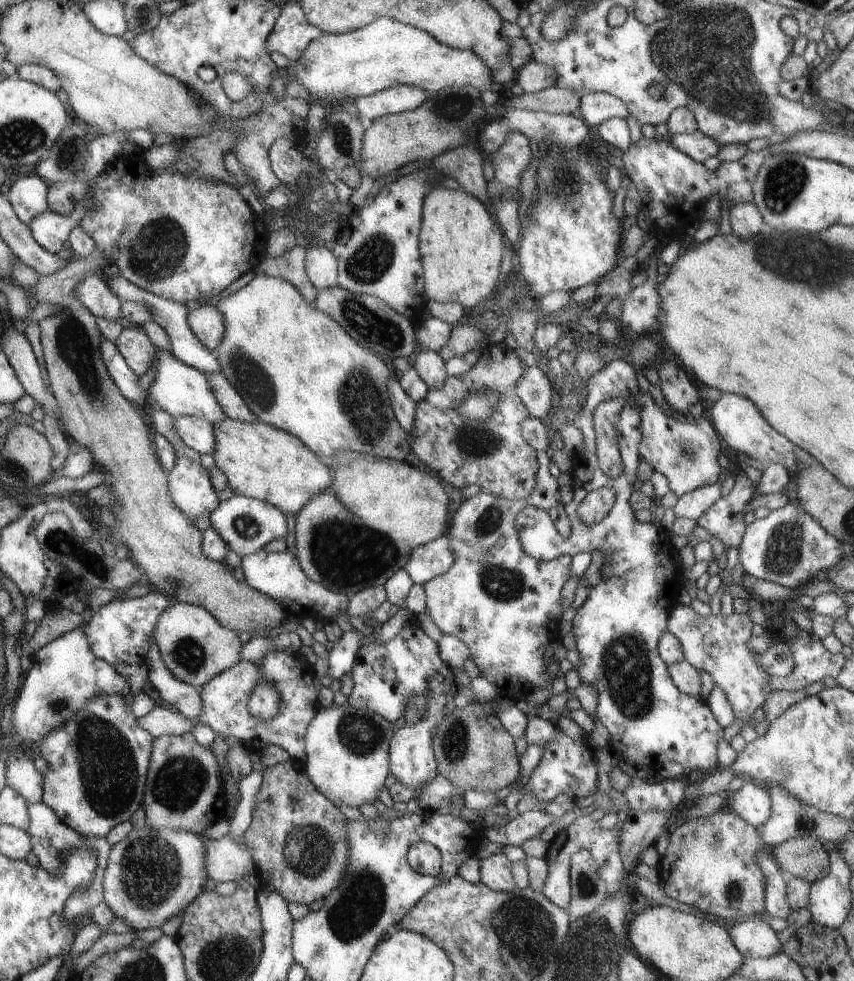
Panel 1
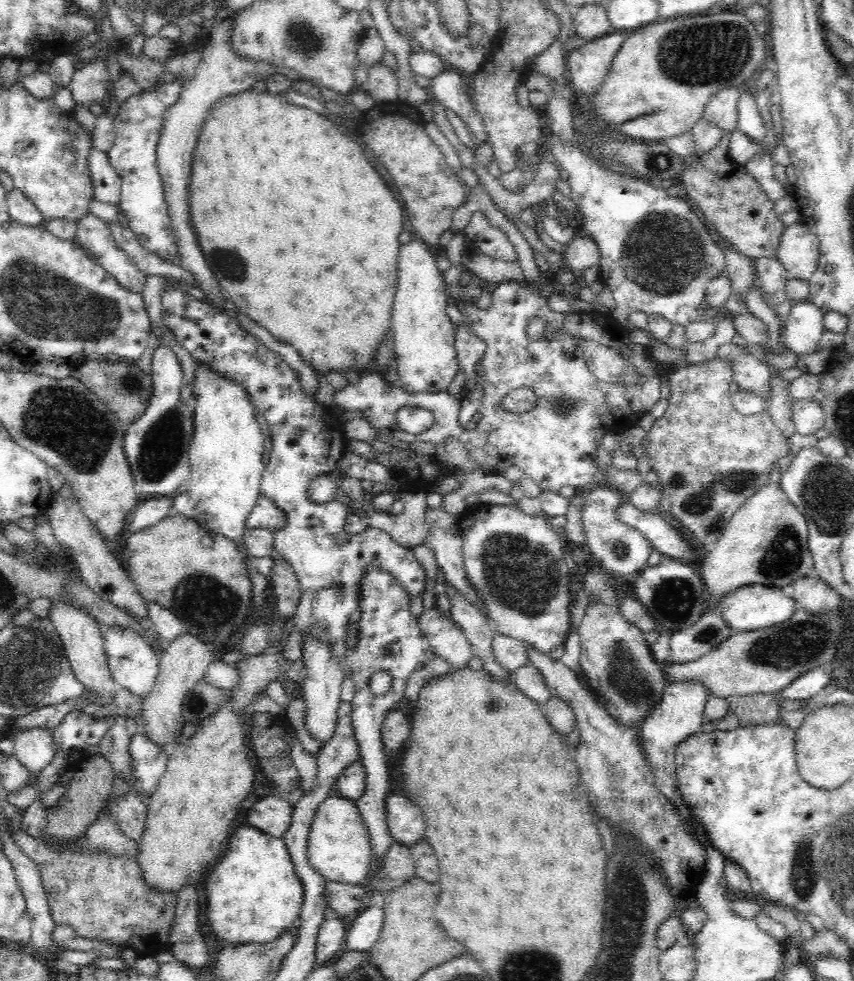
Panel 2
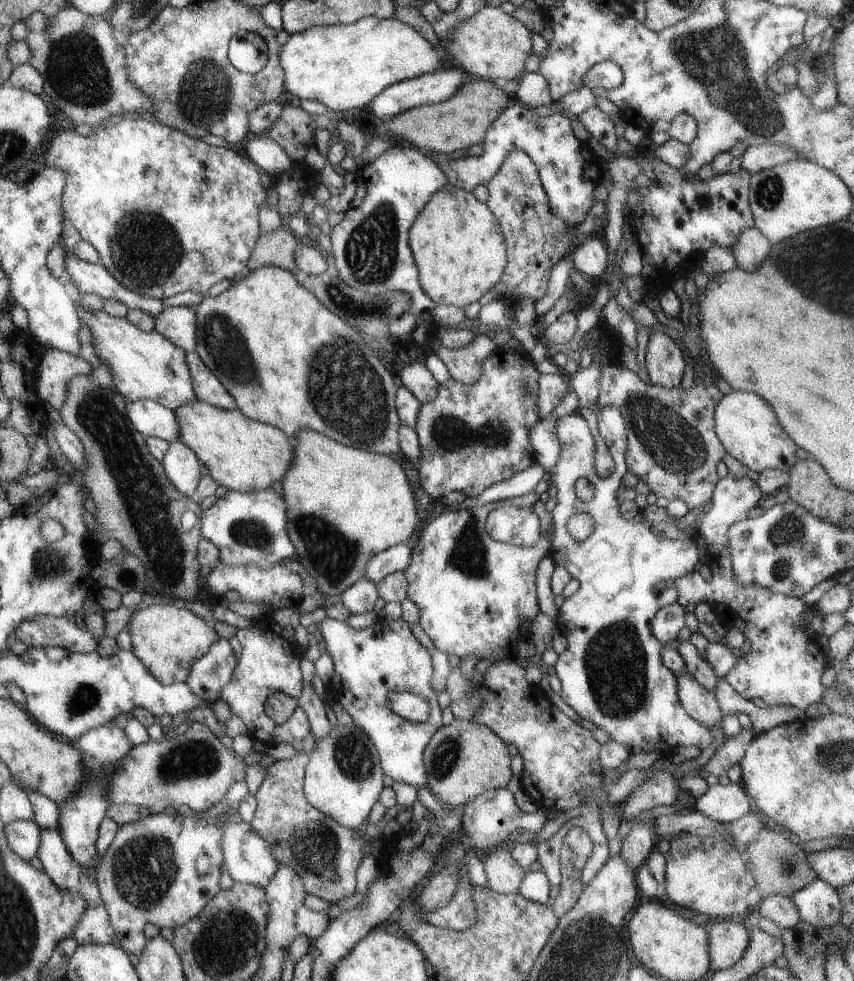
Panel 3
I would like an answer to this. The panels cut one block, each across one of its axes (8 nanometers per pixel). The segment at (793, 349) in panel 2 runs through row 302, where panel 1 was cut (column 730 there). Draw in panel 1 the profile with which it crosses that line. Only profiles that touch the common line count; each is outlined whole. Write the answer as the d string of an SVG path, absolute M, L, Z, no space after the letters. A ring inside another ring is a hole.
M745 780L737 792L731 792L727 798L727 808L723 808L751 826L761 826L769 820L771 798L765 786L755 780Z

